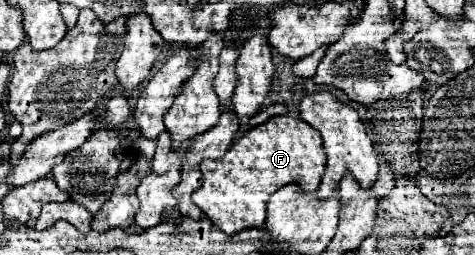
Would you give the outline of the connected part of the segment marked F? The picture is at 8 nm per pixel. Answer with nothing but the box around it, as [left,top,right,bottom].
[192,115,326,235]

